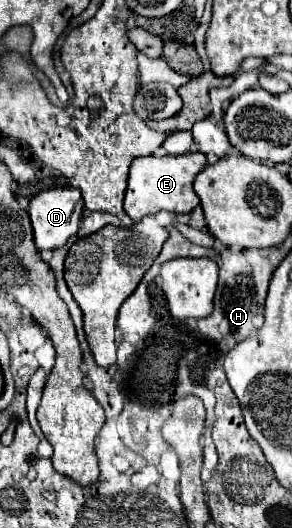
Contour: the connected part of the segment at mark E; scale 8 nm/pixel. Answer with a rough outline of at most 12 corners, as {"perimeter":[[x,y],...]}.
{"perimeter":[[204,153],[134,159],[124,211],[190,213]]}

